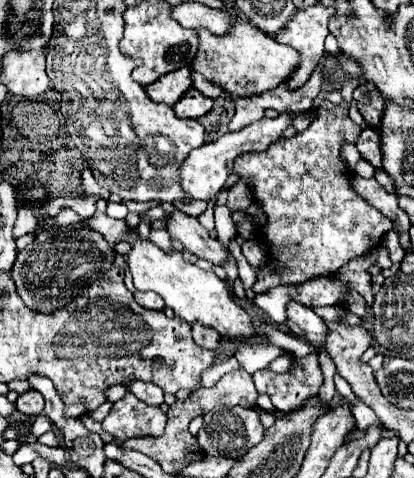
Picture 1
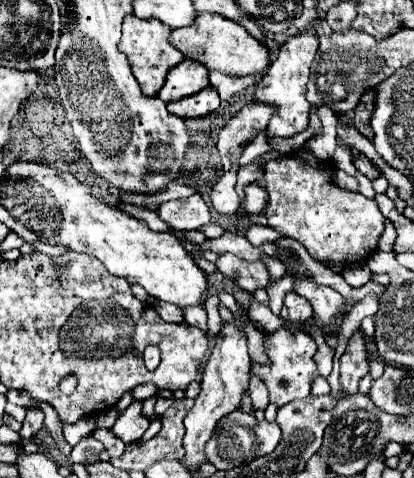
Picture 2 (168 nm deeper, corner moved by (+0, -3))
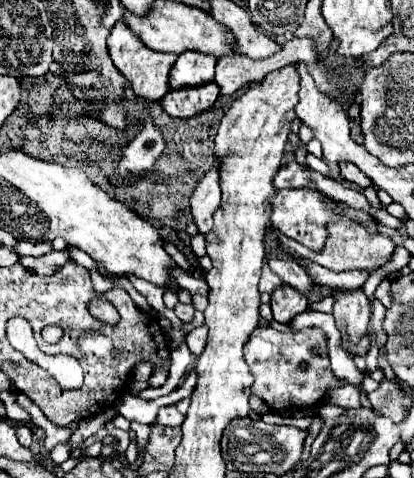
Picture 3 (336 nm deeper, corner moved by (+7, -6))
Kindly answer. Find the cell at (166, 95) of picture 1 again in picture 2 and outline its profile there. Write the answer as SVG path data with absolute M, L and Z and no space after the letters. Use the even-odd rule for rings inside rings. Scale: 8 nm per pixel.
M184 59L180 65L176 65L168 77L164 87L160 89L158 97L168 101L178 101L188 95L196 95L198 91L208 87L208 69L202 63L196 63L192 59Z

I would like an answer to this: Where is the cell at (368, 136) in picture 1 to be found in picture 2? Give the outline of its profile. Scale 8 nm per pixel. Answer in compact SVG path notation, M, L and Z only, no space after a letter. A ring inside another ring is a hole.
M354 151L354 165L356 165L356 169L362 173L362 175L366 175L368 179L376 179L376 177L380 177L380 171L372 165L372 161L368 161L364 155L360 155L358 151Z

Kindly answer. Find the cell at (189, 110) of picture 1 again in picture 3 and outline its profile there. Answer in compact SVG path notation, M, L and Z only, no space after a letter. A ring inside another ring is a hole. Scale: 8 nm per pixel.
M209 82L205 86L197 86L197 90L177 90L177 94L165 94L159 104L173 118L191 118L209 110L219 96L219 86Z

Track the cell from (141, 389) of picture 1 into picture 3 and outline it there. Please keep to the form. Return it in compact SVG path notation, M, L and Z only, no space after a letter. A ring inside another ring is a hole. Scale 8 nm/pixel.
M175 406L159 408L159 418L157 418L159 424L167 424L167 426L181 426L183 420L185 420L185 416L183 416Z

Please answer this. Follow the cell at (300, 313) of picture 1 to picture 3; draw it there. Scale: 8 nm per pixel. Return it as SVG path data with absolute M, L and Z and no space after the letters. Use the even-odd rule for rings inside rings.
M279 286L273 292L271 298L271 310L273 310L273 318L277 322L291 322L297 314L305 312L309 308L309 300L303 294L297 294L297 290L293 290L291 286Z

